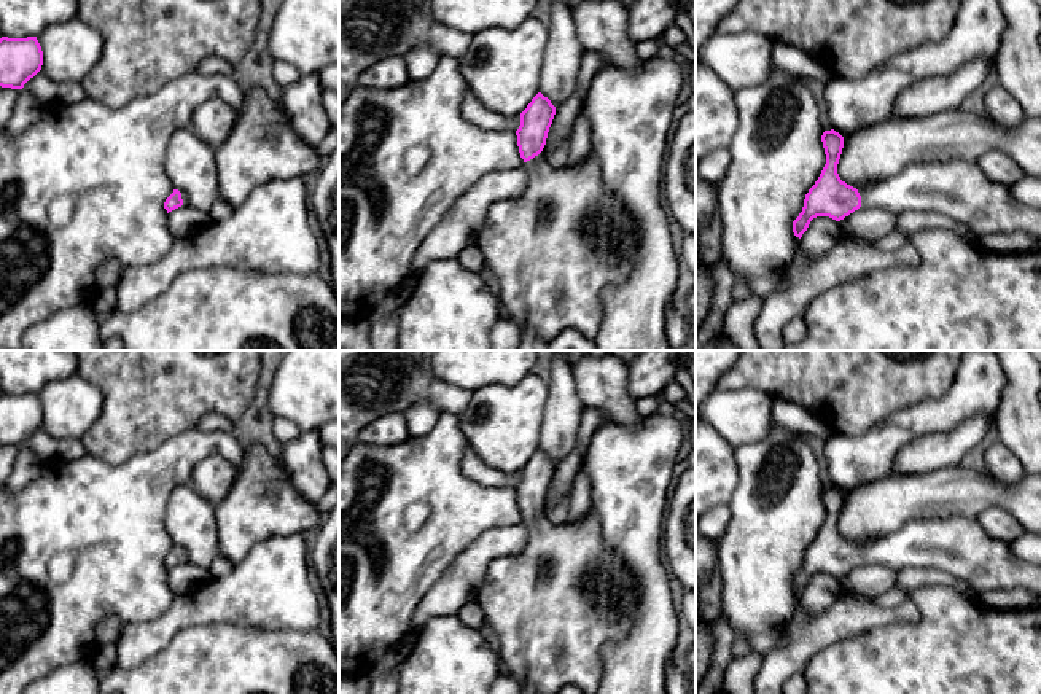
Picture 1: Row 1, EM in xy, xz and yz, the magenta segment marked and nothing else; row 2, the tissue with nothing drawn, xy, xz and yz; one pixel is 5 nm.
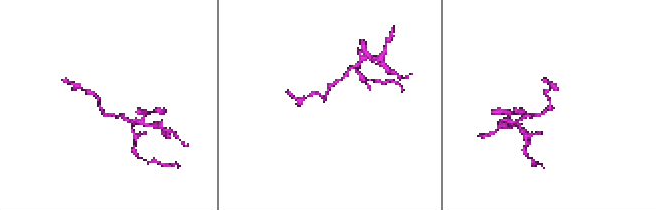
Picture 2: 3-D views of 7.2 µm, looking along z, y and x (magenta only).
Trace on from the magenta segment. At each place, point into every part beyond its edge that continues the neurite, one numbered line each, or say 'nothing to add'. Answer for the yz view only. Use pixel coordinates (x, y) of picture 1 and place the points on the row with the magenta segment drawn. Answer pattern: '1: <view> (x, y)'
1: yz (959, 190)

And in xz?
1: xz (551, 252)

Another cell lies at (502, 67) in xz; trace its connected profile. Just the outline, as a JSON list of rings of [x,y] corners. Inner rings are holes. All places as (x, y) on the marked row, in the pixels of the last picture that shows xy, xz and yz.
[[[532,16],[513,30],[492,27],[474,33],[470,48],[458,57],[462,78],[487,110],[508,118],[520,116],[540,92],[548,37],[548,25]]]

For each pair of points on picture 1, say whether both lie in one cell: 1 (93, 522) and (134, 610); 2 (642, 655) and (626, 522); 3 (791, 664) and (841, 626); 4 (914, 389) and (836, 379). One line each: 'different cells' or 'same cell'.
1: same cell
2: same cell
3: same cell
4: same cell

